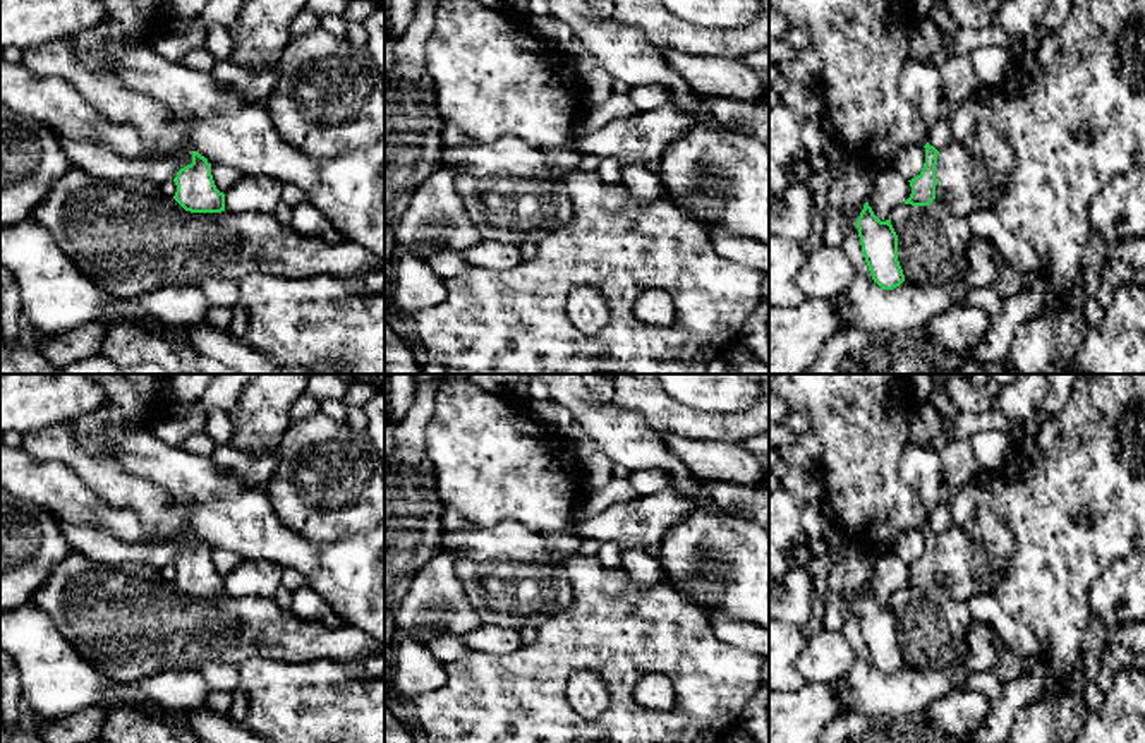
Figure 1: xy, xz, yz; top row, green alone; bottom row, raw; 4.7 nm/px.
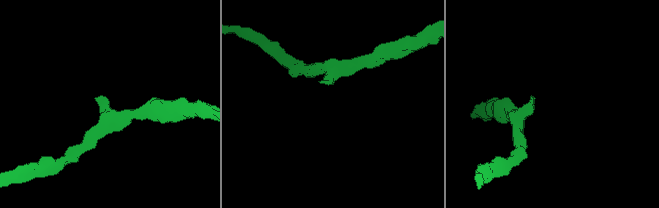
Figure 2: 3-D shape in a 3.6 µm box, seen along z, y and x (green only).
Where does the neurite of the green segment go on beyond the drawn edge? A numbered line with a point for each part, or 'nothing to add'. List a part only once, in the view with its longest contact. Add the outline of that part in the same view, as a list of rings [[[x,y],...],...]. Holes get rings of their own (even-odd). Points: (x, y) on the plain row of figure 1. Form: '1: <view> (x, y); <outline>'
1: yz (939, 519); [[[942,482],[939,501],[936,508],[929,513],[929,529],[934,530],[937,535],[954,527],[949,501],[953,499],[956,489],[958,484]]]

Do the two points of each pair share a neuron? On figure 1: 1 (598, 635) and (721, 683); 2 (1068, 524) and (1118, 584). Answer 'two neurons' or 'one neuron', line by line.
1: one neuron
2: two neurons

